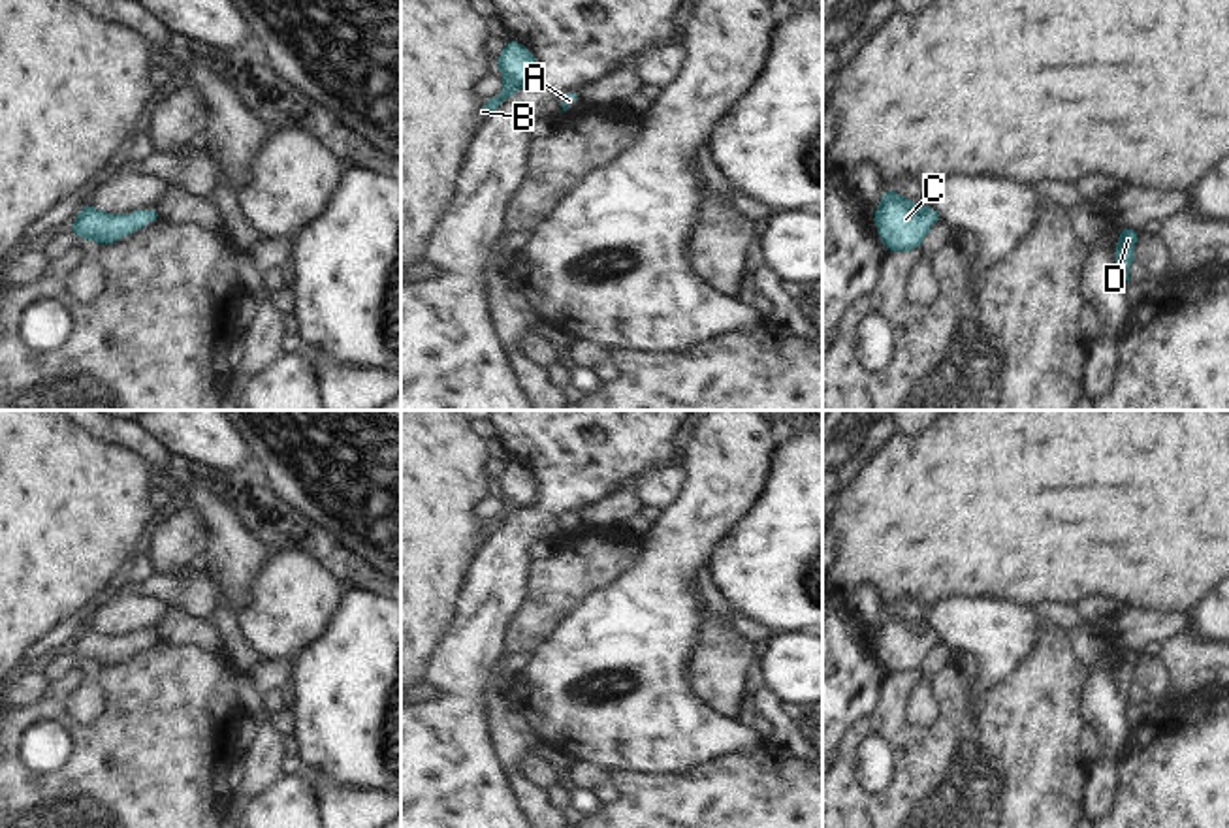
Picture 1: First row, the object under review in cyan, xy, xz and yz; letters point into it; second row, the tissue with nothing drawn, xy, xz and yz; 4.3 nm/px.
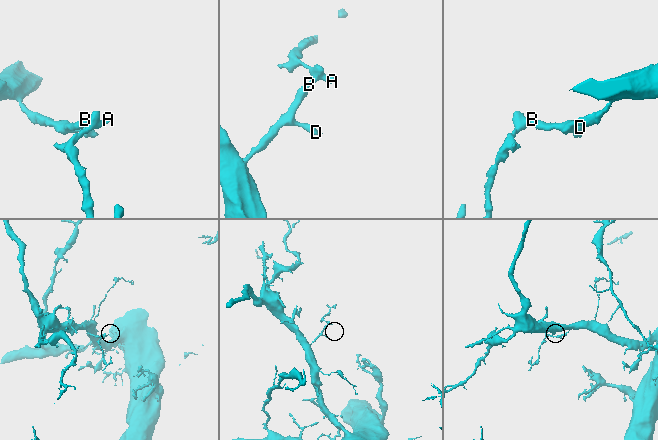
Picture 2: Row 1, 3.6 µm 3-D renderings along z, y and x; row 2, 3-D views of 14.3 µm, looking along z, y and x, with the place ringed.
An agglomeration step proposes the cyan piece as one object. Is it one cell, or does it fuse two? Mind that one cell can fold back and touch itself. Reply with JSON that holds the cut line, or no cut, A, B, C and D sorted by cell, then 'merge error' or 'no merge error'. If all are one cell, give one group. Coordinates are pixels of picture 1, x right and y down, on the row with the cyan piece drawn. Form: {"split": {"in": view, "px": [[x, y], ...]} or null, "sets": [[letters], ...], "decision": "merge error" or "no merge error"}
{"split": null, "sets": [["A", "B", "C", "D"]], "decision": "no merge error"}

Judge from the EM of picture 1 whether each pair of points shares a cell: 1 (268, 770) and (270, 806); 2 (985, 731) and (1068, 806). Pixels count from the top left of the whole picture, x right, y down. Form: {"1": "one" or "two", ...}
{"1": "two", "2": "one"}

